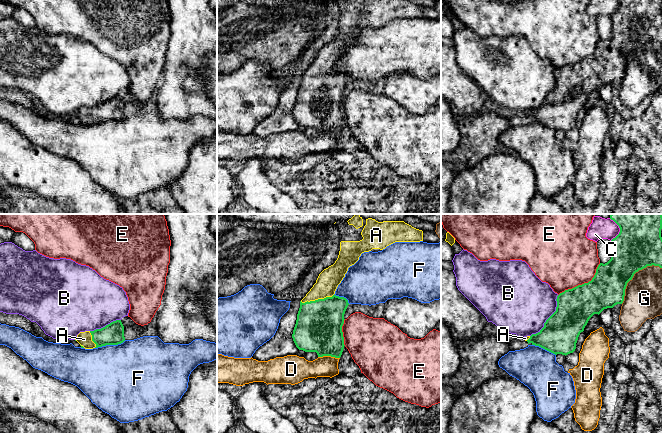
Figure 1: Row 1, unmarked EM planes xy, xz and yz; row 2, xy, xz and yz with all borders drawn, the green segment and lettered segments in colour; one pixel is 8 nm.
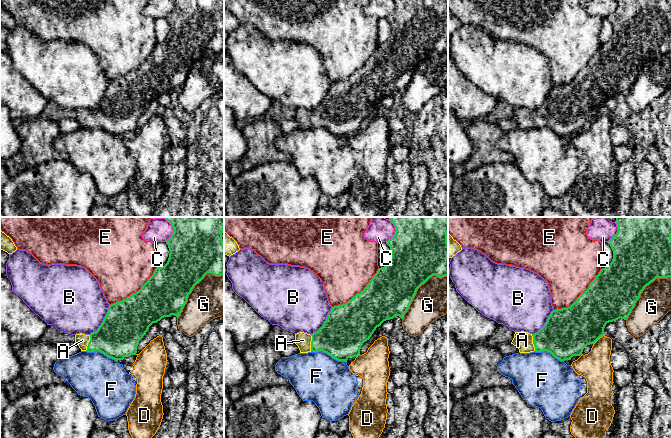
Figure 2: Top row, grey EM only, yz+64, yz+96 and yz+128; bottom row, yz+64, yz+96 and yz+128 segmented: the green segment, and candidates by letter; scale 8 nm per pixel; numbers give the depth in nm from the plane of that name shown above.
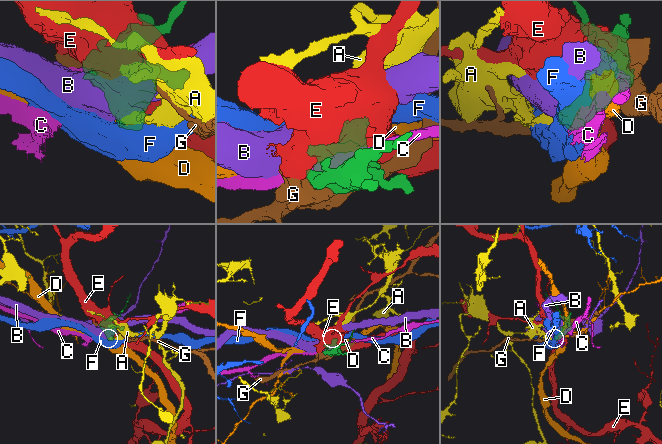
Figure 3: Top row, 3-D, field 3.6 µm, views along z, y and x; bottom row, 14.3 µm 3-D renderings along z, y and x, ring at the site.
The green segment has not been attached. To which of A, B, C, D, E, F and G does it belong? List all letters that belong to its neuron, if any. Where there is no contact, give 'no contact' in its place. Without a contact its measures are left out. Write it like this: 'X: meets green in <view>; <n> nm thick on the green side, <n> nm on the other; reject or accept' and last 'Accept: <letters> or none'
A: meets green in xz; 380 nm thick on the green side, 180 nm on the other; accept
B: meets green in yz; 300 nm thick on the green side, 480 nm on the other; reject
C: meets green in yz; 380 nm thick on the green side, 170 nm on the other; reject
D: meets green in xz; 380 nm thick on the green side, 170 nm on the other; reject
E: meets green in yz; 300 nm thick on the green side, 480 nm on the other; reject
F: meets green in xy; 180 nm thick on the green side, 500 nm on the other; reject
G: meets green in yz; 360 nm thick on the green side, 300 nm on the other; reject
Accept: A

